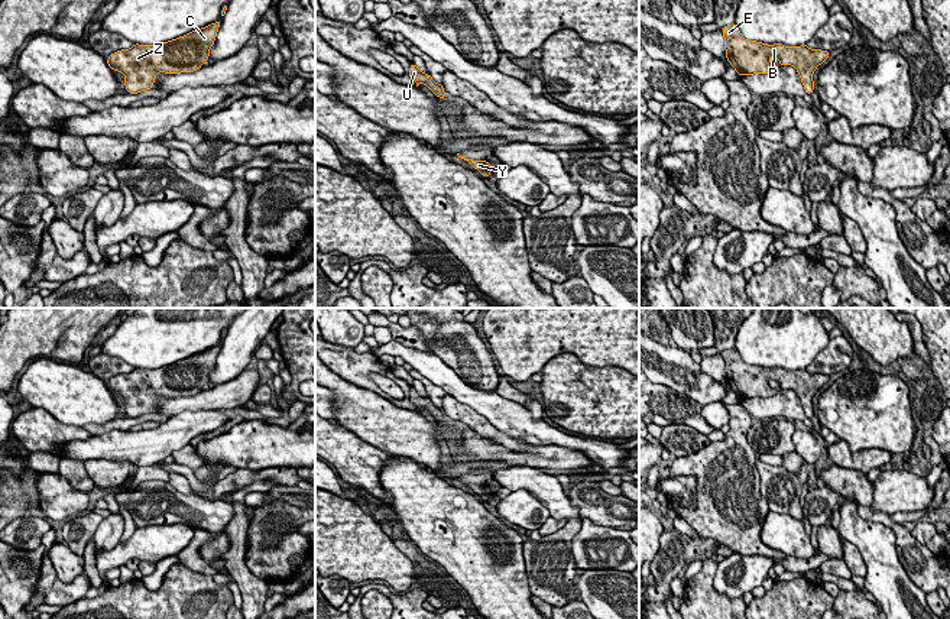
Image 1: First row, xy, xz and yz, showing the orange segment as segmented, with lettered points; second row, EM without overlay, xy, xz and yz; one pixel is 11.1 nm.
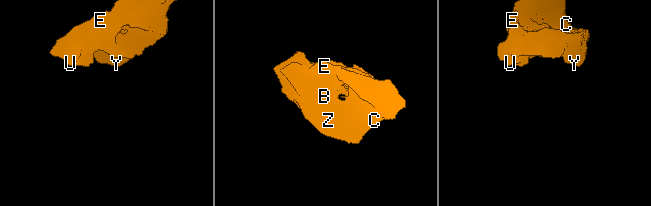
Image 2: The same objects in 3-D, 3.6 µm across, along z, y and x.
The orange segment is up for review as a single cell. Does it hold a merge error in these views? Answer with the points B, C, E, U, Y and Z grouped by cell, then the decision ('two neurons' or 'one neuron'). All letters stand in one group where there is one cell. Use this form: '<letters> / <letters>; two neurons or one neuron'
B C E U Y Z; one neuron

